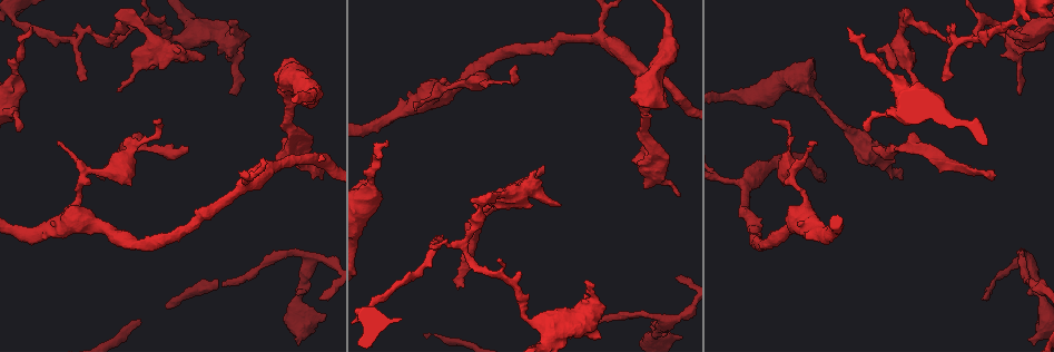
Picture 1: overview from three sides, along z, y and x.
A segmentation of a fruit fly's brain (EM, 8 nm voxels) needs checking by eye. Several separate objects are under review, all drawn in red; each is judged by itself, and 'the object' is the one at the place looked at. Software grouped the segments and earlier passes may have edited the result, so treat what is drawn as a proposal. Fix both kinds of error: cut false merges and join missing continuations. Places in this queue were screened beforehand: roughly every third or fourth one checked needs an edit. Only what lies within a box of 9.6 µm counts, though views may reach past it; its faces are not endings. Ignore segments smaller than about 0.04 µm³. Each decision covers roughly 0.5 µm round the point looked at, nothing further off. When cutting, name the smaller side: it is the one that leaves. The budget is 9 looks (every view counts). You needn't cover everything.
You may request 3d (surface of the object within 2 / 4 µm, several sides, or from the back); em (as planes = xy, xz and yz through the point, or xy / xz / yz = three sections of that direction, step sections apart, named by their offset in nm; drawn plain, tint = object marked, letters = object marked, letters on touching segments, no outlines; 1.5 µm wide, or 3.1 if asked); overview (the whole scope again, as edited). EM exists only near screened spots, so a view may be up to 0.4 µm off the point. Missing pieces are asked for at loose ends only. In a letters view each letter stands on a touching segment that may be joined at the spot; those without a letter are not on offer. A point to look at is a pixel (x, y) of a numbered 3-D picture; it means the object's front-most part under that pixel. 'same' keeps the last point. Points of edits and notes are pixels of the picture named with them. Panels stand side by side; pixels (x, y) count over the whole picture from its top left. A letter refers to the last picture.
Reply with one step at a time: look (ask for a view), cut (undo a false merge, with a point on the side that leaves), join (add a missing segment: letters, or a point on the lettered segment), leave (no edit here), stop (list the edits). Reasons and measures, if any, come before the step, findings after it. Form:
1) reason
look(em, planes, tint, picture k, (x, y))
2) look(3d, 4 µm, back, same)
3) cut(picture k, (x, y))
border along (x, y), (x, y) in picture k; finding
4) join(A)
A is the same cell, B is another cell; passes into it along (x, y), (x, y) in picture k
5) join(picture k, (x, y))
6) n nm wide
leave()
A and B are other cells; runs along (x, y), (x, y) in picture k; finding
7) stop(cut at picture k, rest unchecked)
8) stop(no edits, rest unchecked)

branch stops here
look(3d, 4 µm, picture 1, (678, 196))

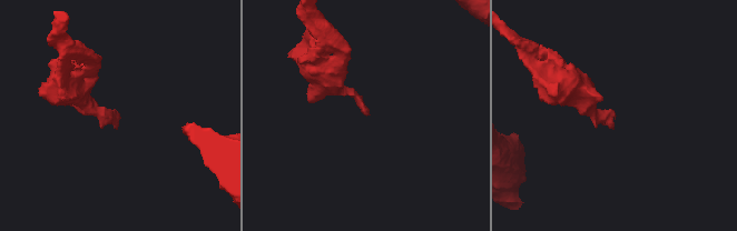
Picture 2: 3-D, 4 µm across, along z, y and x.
need the tissue
look(em, planes, letters, picture 2, (614, 128))

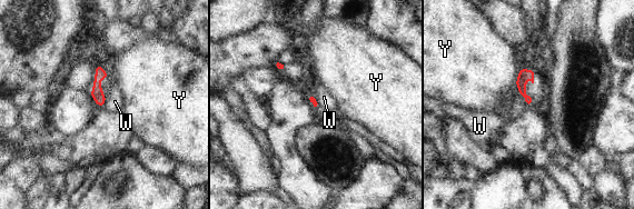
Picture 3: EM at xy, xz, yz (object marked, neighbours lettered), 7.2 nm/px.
leave()
W and Y are other cells; border along (518, 93), (528, 105) in picture 3; no lettered segment goes on from it

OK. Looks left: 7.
end of a long branch
look(em, planes, letters, picture 1, (874, 149))

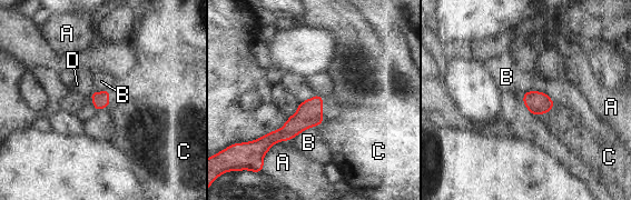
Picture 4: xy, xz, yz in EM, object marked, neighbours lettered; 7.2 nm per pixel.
120 nm wide
leave()
A, B, C and D are other cells; runs along (319, 99), (286, 132), (263, 142) in picture 4; none of them fits

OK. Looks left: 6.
look(3d, 4 µm, picture 1, (814, 141))

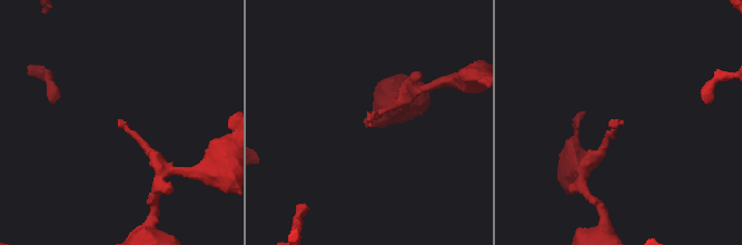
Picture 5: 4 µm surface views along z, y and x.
look(em, planes, letters, picture 5, (615, 121))

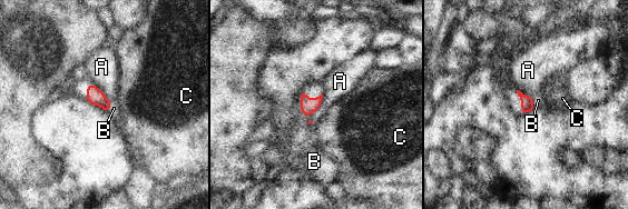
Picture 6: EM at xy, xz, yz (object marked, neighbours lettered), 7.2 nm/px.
join(B)
B is the same cell, A and C are other cells; passes into it along (307, 108), (314, 110), (316, 115) in picture 6; it goes on there

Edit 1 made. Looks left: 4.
branch stops here
look(3d, 2 µm, picture 1, (457, 287))

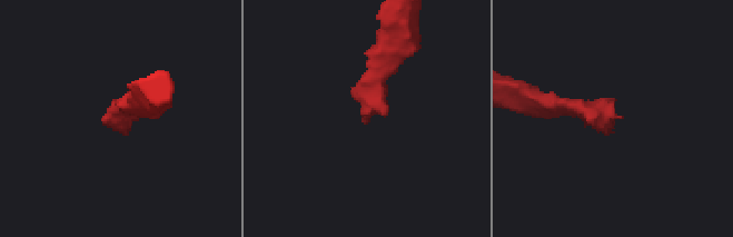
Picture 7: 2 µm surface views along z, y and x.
look(em, xz, step 8, letters, picture 7, (114, 119))

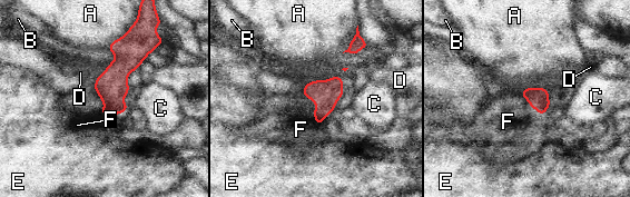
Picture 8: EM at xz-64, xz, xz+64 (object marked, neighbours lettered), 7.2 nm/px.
160 nm wide
join(F)
F is the same cell, A, B, C, D and E are other cells; passes into it along (324, 94), (315, 109), (301, 129) in picture 8; it goes on there

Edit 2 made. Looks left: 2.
stop(join at picture 6, join at picture 8, rest unchecked)

